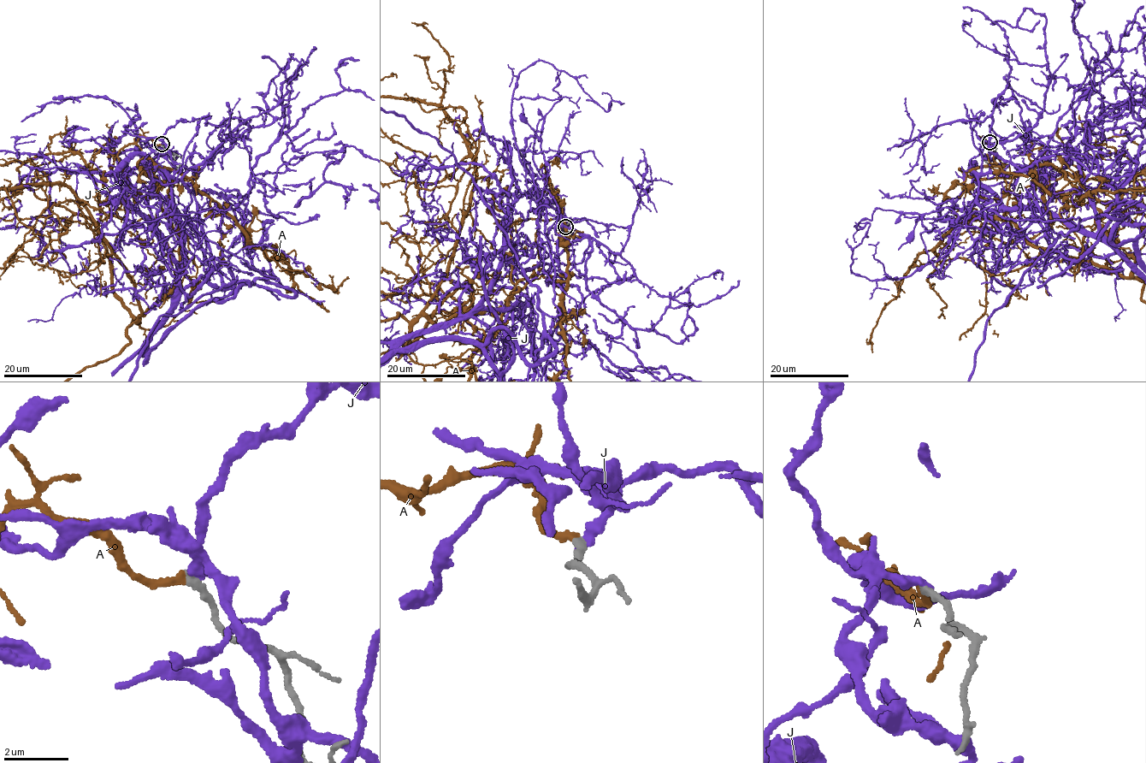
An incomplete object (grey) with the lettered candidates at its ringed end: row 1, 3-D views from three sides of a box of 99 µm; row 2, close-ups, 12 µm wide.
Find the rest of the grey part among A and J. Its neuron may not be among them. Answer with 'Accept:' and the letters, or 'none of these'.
Accept: A

